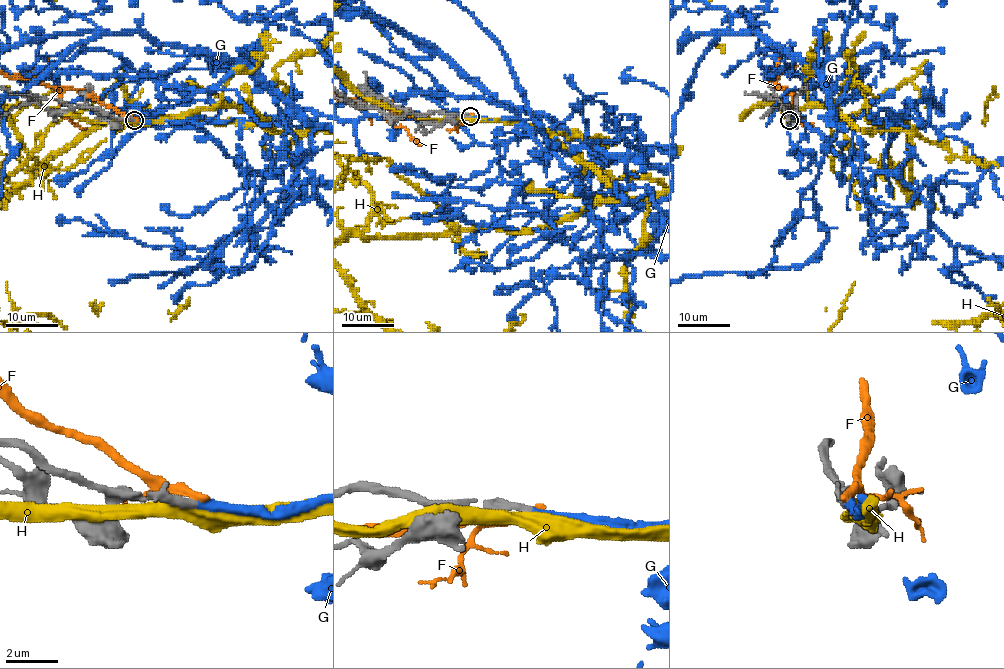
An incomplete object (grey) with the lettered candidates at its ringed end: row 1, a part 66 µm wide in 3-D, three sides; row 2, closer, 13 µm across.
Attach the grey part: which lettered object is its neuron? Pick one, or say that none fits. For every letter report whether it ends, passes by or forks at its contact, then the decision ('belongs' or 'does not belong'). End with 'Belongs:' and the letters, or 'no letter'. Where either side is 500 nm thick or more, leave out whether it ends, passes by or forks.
F: it ends; does not belong
G: it ends; belongs
H: does not belong
Belongs: G

